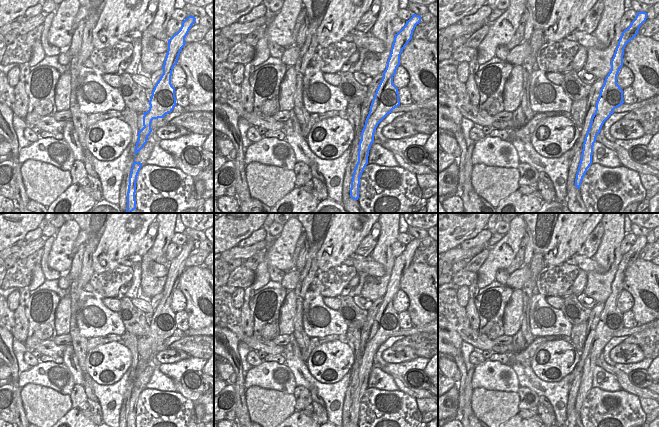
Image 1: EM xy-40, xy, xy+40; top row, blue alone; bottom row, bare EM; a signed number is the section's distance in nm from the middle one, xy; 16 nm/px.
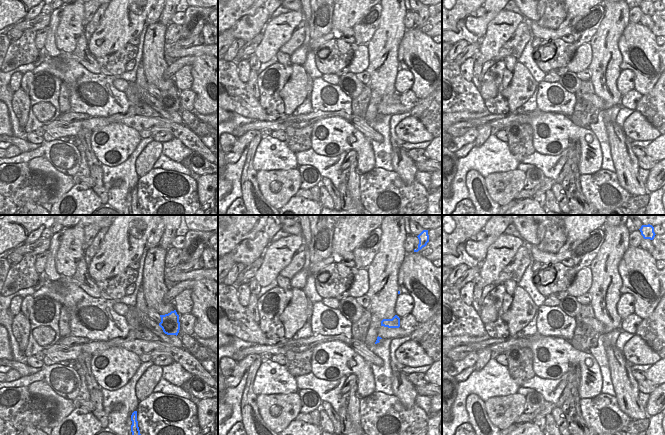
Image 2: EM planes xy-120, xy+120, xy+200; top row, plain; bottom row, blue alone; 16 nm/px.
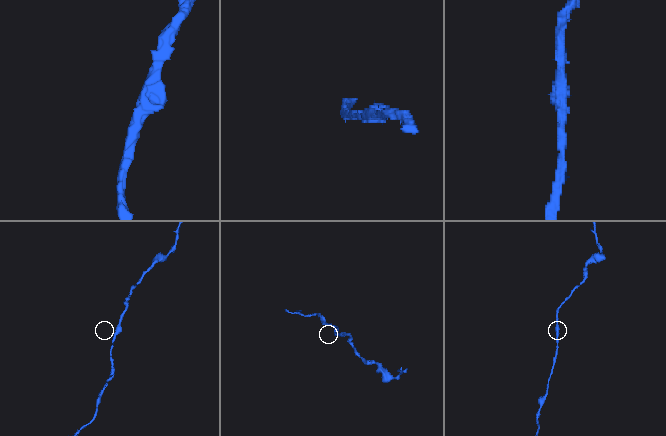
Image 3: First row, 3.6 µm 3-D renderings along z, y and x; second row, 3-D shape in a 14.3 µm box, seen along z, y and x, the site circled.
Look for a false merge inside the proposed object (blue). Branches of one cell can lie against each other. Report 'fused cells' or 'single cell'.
single cell

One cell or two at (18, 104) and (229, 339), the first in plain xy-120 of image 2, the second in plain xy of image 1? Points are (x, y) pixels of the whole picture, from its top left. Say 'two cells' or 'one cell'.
two cells

